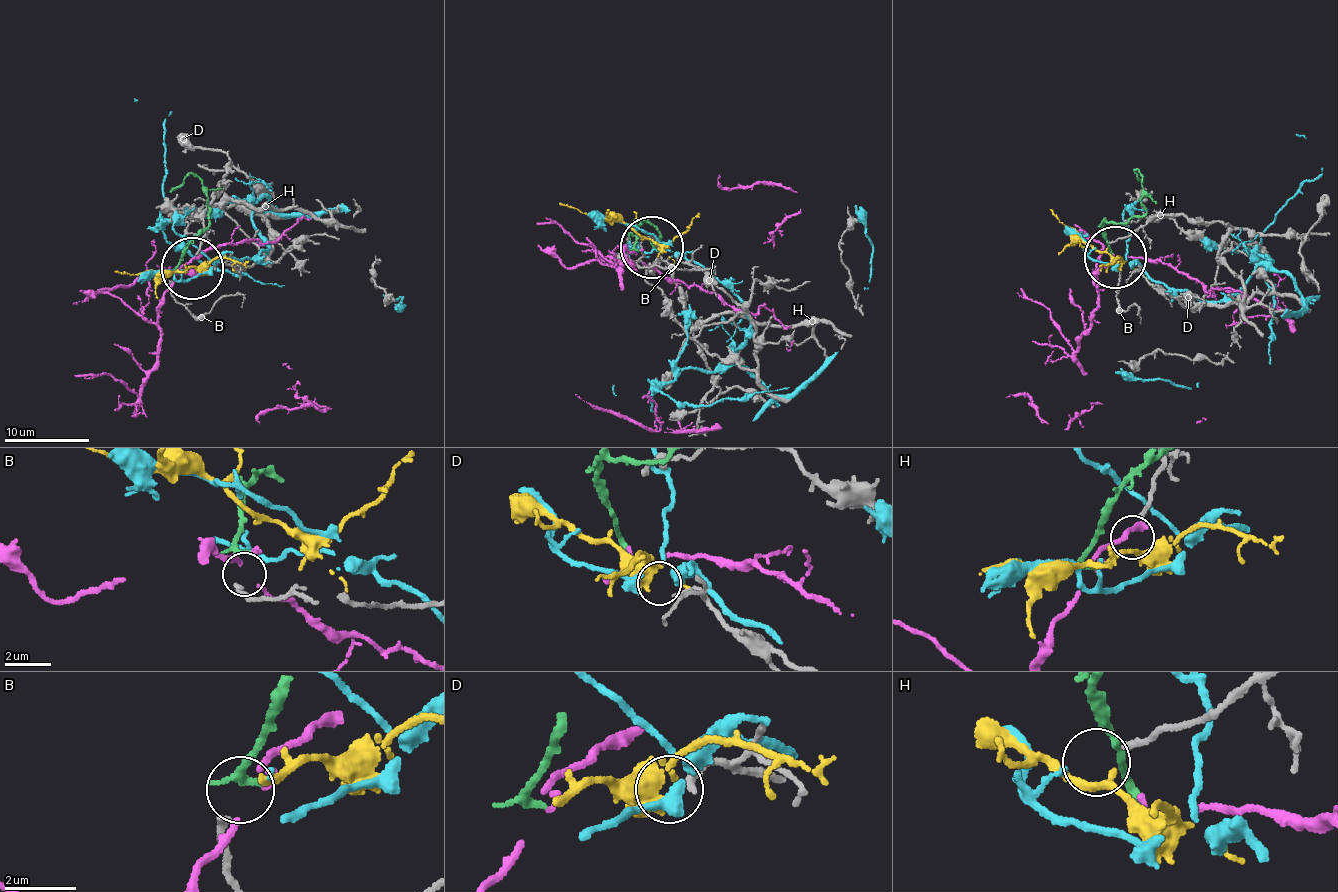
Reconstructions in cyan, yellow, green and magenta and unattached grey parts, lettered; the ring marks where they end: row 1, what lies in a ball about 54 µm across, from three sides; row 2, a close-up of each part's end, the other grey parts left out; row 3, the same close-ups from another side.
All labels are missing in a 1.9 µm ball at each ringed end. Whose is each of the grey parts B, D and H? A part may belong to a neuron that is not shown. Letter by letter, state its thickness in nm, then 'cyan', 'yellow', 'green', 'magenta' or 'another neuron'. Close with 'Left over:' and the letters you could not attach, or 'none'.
B: 200 nm thick; green
D: 180 nm thick; yellow
H: 170 nm thick; another neuron
Left over: H

